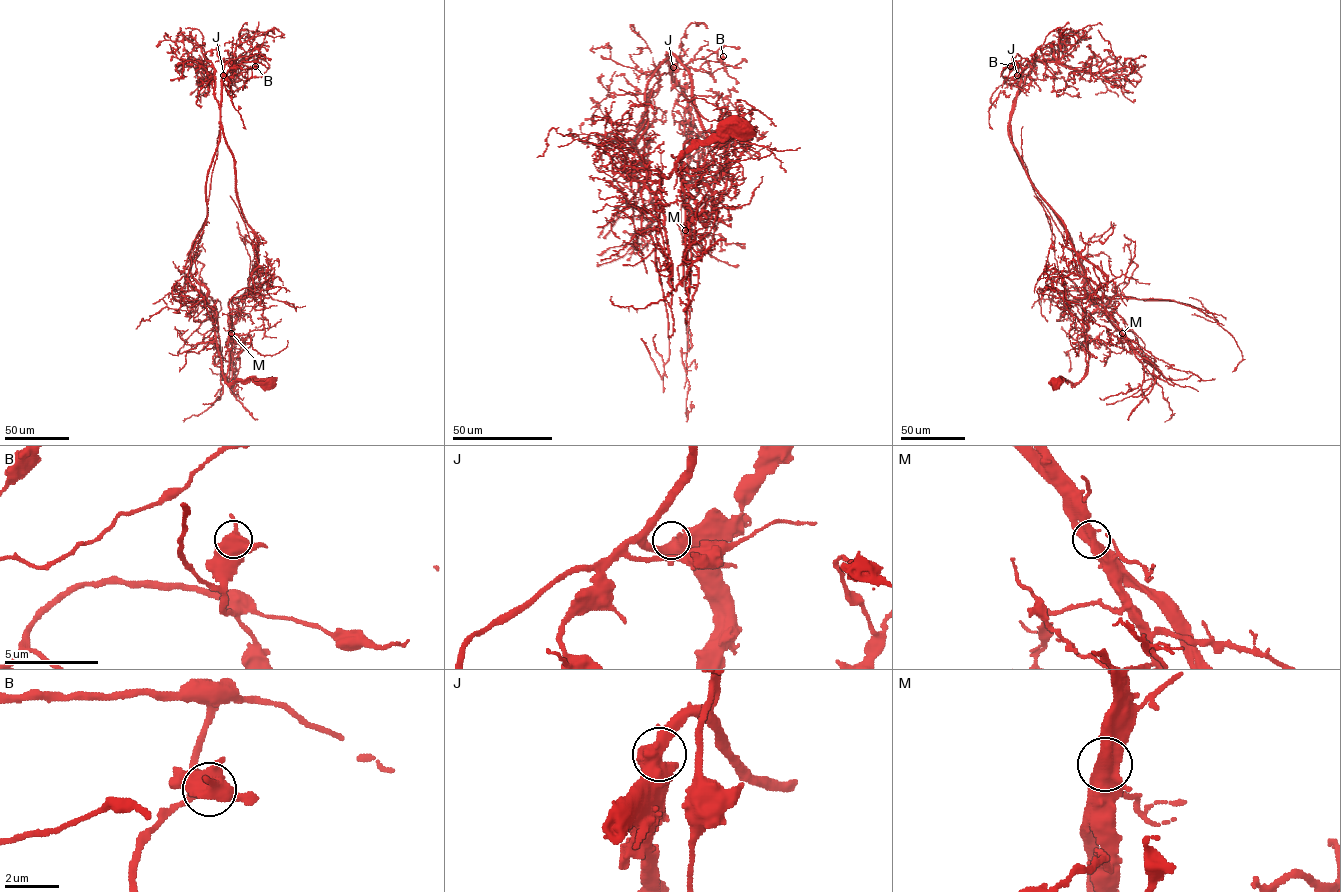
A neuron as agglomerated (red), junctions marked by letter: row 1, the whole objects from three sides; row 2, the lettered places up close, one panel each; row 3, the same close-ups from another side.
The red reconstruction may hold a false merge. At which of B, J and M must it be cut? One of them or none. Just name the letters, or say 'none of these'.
M

